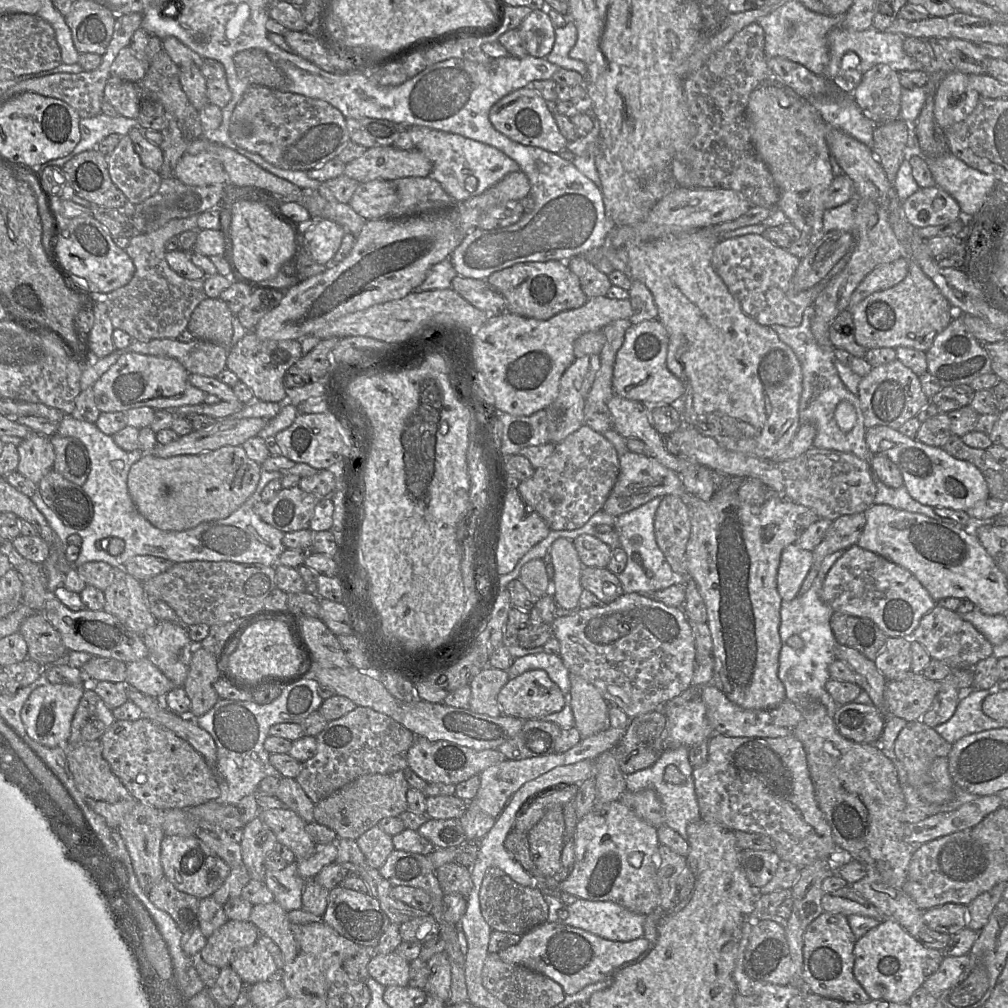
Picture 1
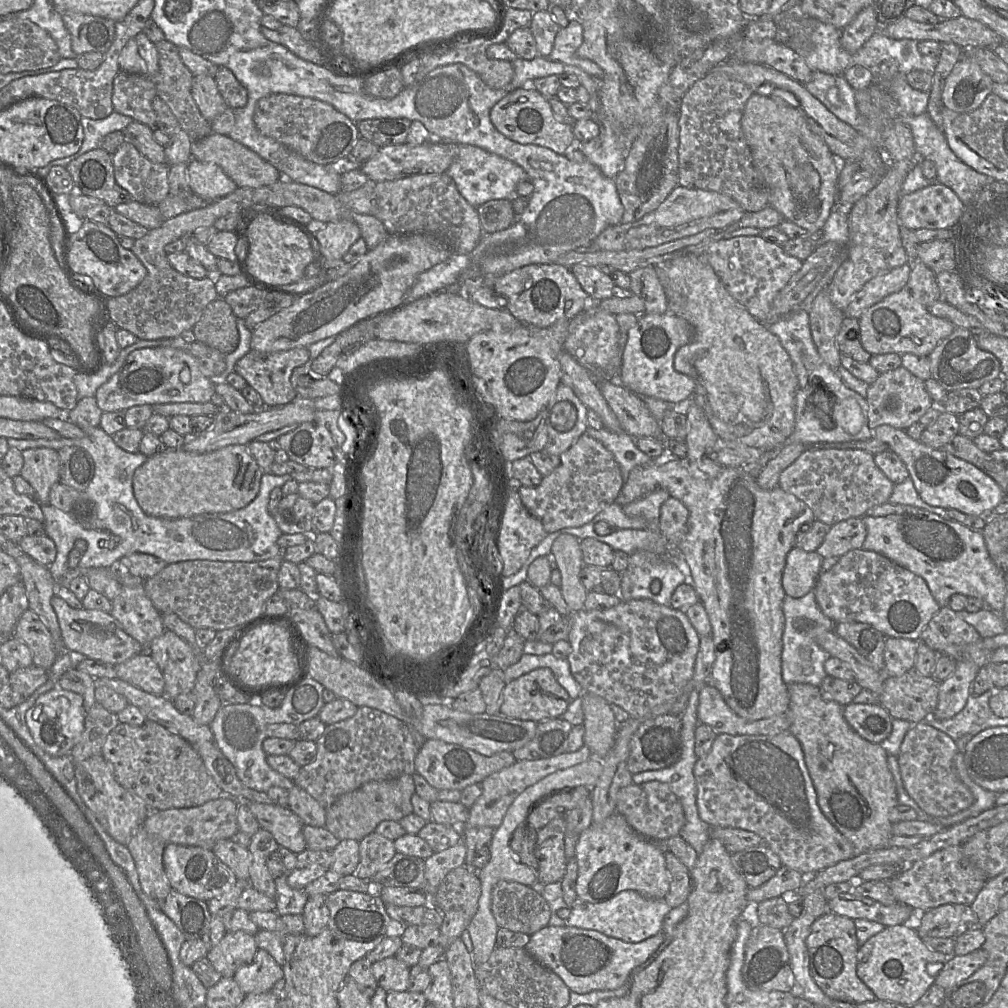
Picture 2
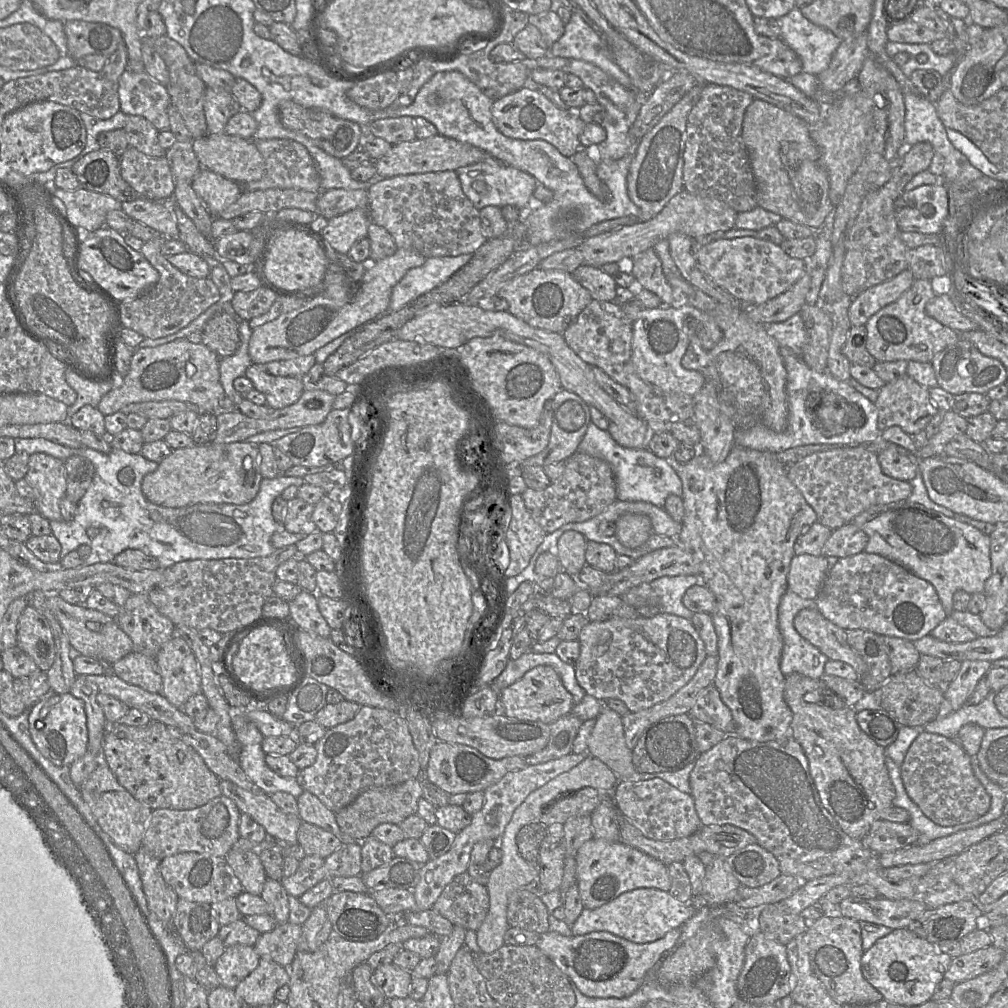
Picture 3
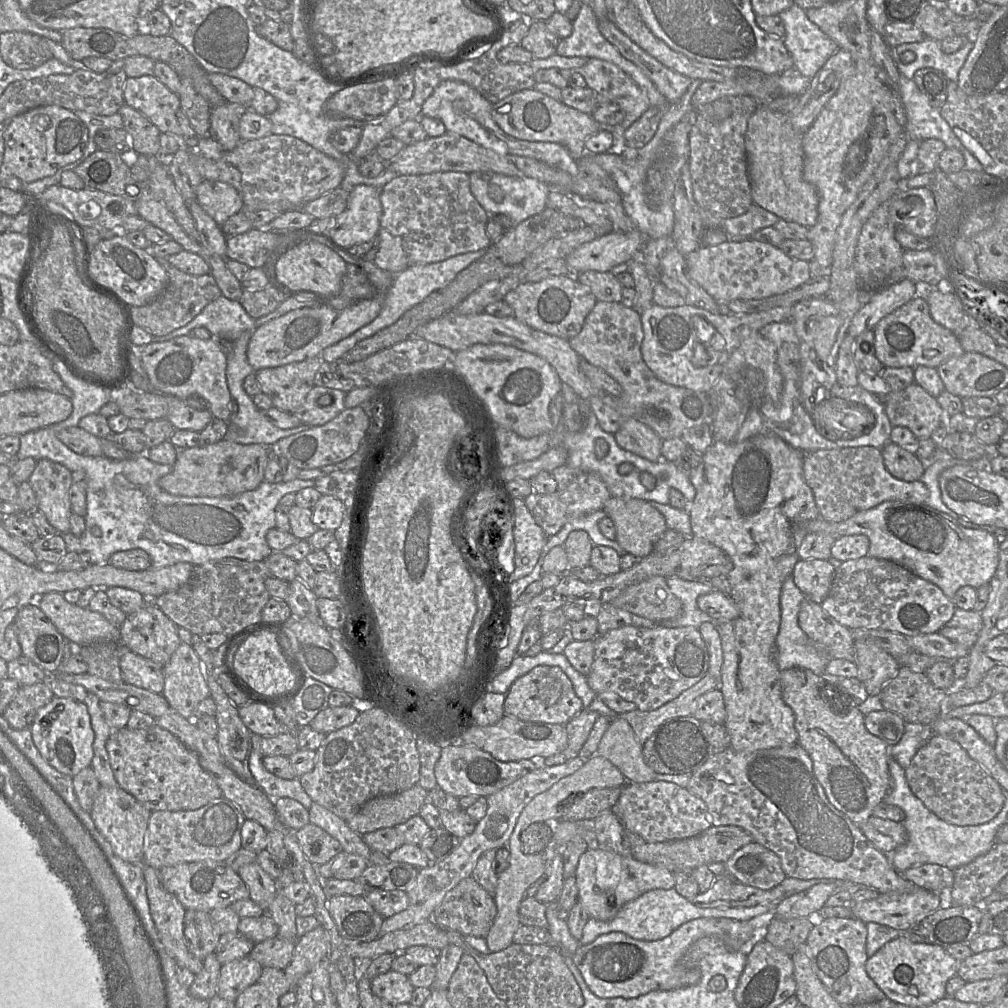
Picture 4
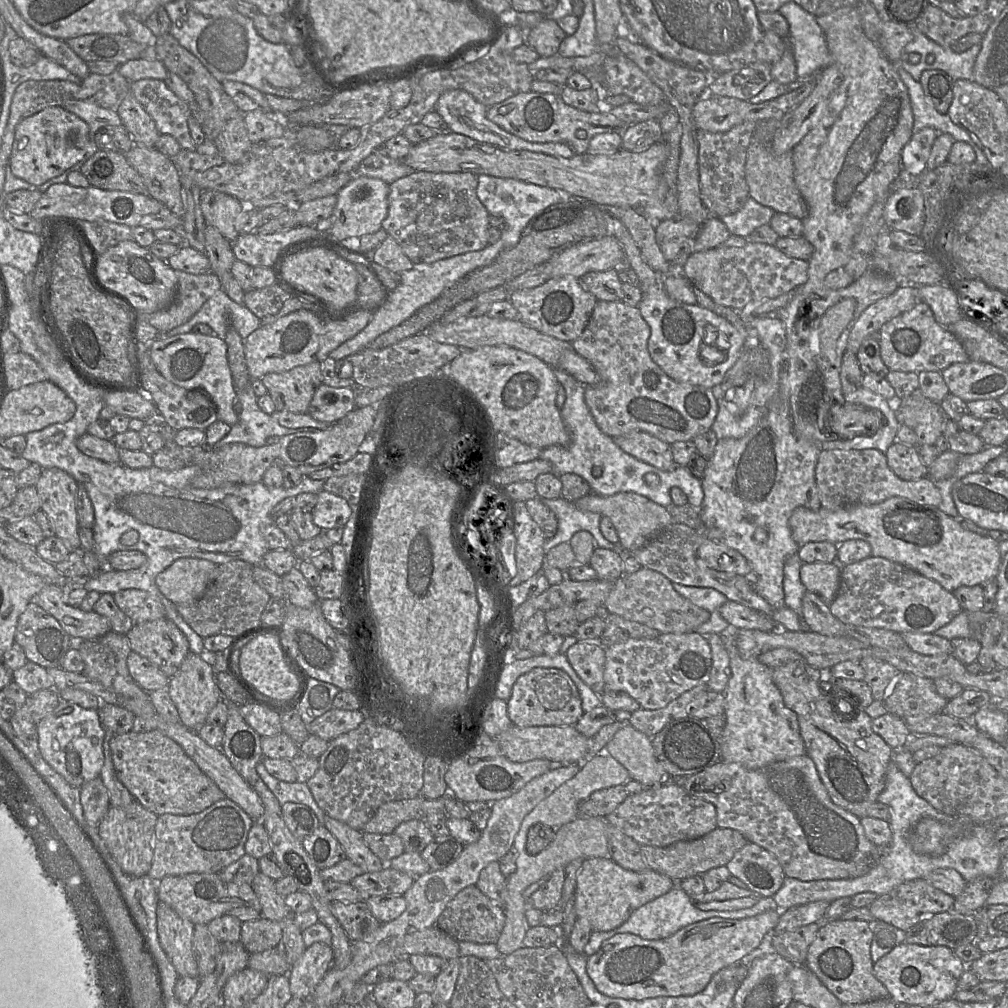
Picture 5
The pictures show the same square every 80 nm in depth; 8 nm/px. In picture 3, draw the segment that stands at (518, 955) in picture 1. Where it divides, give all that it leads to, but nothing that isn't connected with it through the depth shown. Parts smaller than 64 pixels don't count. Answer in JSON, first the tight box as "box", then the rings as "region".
{"box":[536,928,681,998],"region":[[[675,928],[661,939],[649,943],[635,943],[607,931],[595,931],[584,935],[564,936],[549,930],[540,935],[536,946],[545,953],[583,994],[600,998],[623,998],[636,992],[644,983],[647,973],[656,967],[679,942],[681,929]]]}

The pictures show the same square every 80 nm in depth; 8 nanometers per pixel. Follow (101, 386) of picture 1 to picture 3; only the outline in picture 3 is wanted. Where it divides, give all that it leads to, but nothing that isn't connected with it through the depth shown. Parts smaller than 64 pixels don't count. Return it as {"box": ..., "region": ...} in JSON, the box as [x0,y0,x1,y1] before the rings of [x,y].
{"box":[97,338,225,416],"region":[[[186,338],[156,347],[138,349],[132,356],[126,375],[118,380],[116,386],[100,400],[97,409],[105,416],[122,410],[131,403],[146,401],[177,400],[191,402],[200,407],[202,412],[217,415],[219,401],[225,396],[219,380],[219,357],[202,343],[191,343]]]}

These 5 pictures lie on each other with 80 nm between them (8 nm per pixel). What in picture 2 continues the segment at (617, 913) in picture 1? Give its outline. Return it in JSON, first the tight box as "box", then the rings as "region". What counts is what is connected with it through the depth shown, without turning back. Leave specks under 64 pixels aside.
{"box":[566,890,672,942],"region":[[[626,890],[599,903],[591,903],[577,898],[570,908],[566,925],[596,930],[625,942],[640,942],[662,932],[665,917],[671,909],[672,907],[665,898],[648,898],[637,891]]]}

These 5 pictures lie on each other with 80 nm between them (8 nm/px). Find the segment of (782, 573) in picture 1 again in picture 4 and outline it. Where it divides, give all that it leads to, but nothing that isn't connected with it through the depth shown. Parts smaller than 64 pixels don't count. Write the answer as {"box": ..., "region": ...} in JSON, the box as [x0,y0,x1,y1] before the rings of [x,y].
{"box":[792,559,836,604],"region":[[[799,559],[792,572],[796,586],[806,598],[820,604],[828,595],[836,568],[822,559]]]}

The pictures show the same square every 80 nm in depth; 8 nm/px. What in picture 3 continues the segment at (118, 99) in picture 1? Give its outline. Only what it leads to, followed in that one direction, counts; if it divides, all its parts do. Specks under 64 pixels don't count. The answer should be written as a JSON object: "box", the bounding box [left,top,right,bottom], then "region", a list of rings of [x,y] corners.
{"box":[118,69,171,131],"region":[[[126,69],[119,79],[118,95],[121,112],[144,117],[158,131],[169,130],[170,122],[167,110],[171,105],[170,96],[166,87],[151,78],[144,70],[143,72],[133,72]]]}

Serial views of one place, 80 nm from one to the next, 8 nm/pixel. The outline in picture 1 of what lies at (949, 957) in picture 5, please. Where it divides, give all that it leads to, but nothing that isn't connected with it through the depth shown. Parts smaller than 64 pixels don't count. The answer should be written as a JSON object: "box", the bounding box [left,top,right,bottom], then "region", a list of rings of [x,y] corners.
{"box":[853,918,944,1004],"region":[[[889,918],[881,920],[856,941],[854,956],[853,974],[869,997],[898,1004],[908,1004],[911,996],[937,971],[944,959],[941,950],[923,946],[897,921]]]}

